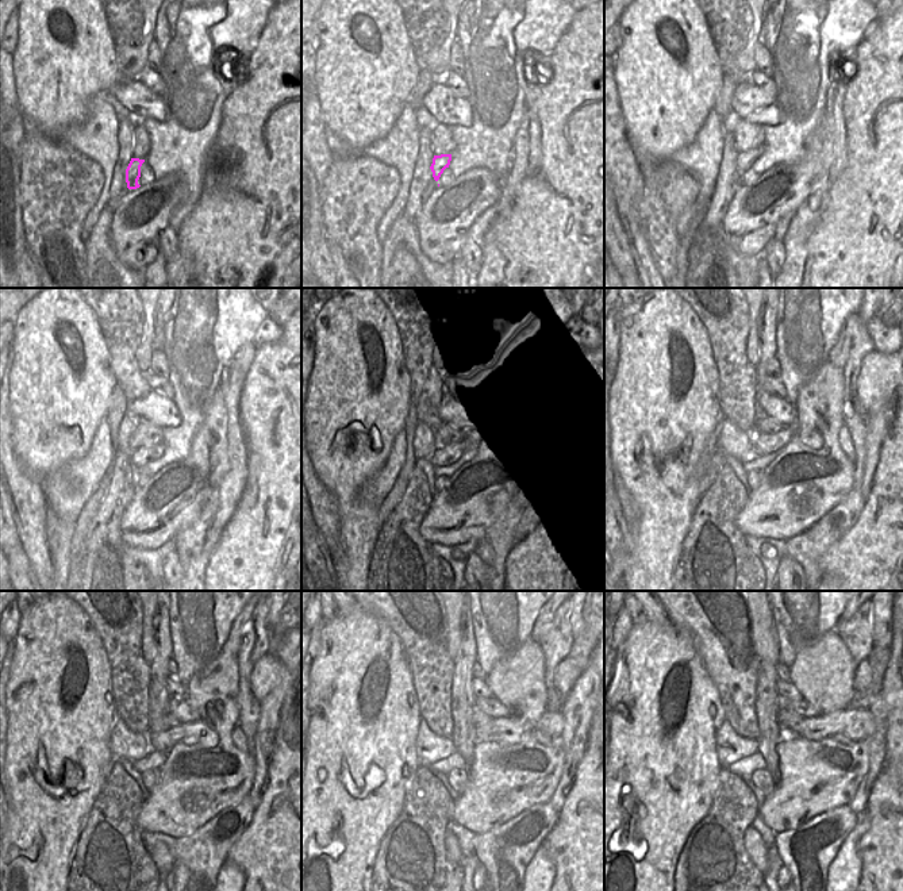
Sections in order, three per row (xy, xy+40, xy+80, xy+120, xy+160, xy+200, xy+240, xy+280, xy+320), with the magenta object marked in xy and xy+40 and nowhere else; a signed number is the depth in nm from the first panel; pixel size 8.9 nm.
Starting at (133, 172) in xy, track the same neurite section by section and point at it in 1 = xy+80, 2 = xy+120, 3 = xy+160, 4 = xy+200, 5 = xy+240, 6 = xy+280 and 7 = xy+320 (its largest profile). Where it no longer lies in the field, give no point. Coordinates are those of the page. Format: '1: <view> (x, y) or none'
1: xy+80 (745, 160)
2: xy+120 (141, 457)
3: xy+160 (444, 456)
4: xy+200 (763, 444)
5: xy+240 (196, 732)
6: xy+280 (507, 730)
7: xy+320 (856, 725)

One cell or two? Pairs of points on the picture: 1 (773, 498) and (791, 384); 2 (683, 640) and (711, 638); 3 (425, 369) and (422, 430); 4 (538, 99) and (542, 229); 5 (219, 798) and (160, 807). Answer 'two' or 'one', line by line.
1: two
2: two
3: two
4: one
5: one

